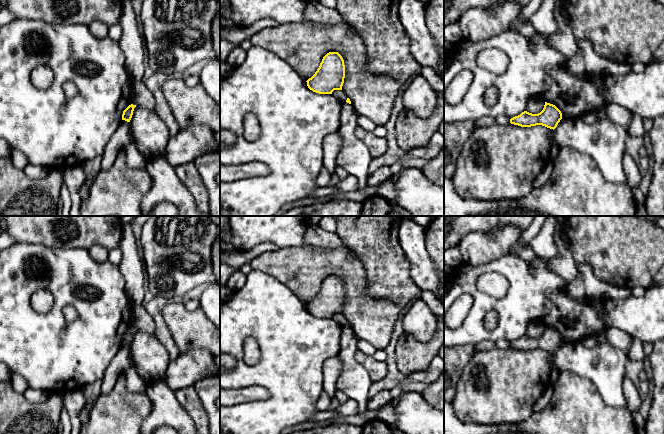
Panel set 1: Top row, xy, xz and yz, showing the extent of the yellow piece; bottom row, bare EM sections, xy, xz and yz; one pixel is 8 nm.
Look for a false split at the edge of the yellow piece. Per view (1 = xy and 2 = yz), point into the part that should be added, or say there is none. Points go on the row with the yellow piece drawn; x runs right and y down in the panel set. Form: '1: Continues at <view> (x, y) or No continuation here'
1: No continuation here
2: No continuation here

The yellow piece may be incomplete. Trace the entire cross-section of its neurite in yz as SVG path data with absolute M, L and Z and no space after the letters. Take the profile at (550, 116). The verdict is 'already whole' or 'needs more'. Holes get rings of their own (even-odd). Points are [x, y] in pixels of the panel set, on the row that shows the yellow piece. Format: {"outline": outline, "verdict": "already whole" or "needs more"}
{"outline": "M545 102L540 113L532 114L524 111L520 115L511 118L510 123L521 127L542 125L554 130L561 119L561 111L555 105Z", "verdict": "already whole"}

